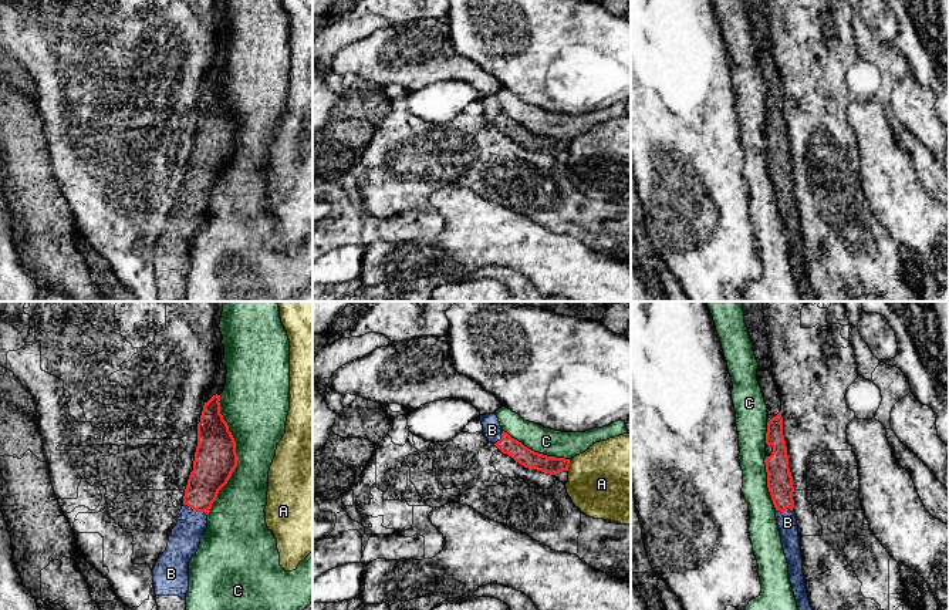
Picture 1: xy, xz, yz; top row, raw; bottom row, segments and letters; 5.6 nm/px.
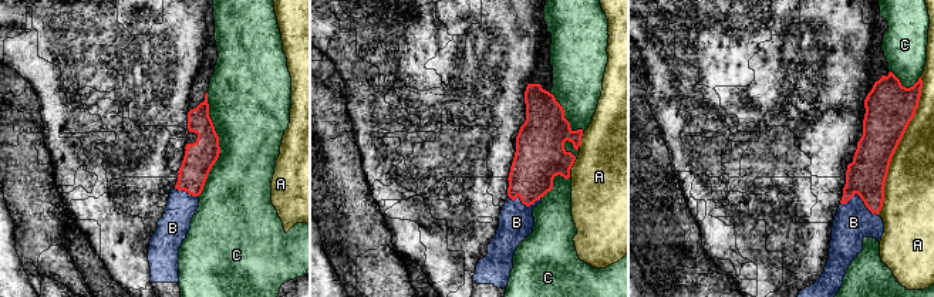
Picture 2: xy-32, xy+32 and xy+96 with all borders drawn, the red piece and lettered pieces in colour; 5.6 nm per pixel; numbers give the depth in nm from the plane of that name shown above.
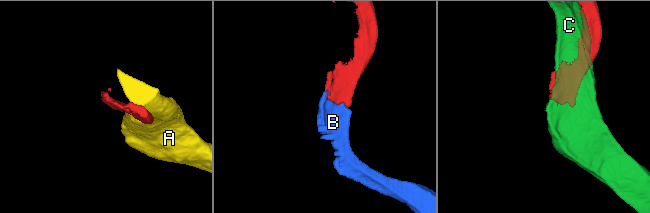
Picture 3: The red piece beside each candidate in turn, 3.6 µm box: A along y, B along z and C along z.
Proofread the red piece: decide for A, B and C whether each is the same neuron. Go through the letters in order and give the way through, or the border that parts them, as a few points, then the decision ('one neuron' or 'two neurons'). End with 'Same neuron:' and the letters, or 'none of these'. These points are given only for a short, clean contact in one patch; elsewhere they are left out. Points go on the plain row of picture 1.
A: two neurons
B: one neuron
C: two neurons
Same neuron: B

